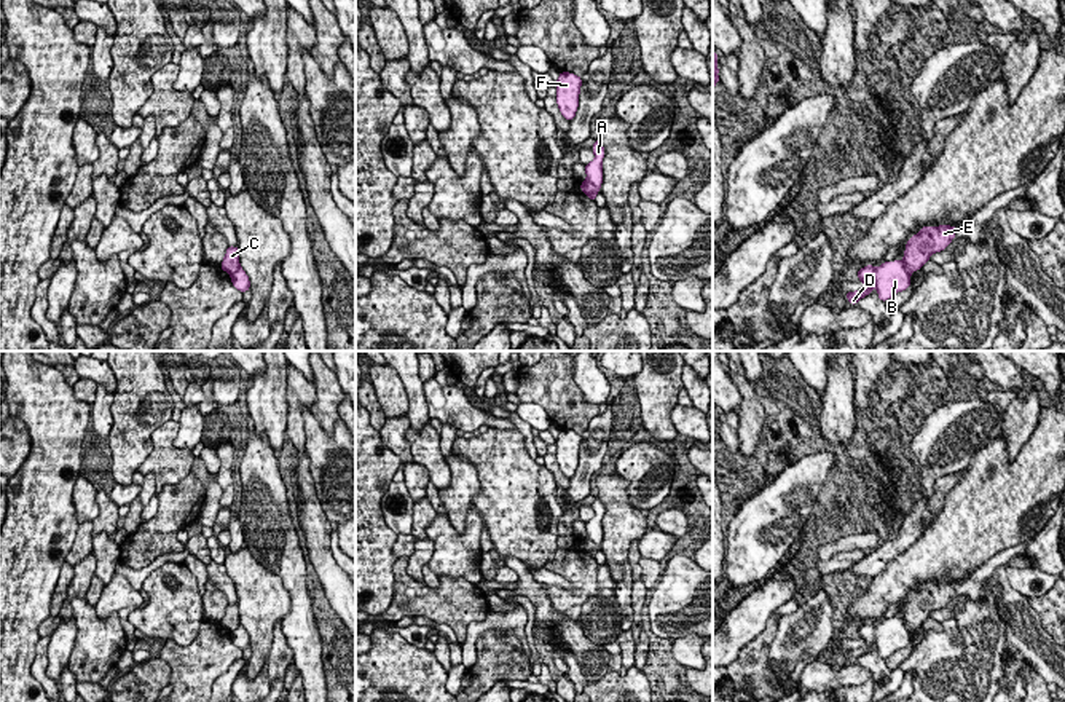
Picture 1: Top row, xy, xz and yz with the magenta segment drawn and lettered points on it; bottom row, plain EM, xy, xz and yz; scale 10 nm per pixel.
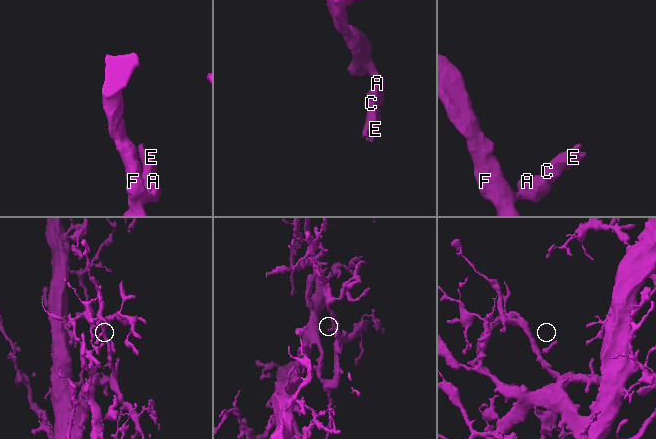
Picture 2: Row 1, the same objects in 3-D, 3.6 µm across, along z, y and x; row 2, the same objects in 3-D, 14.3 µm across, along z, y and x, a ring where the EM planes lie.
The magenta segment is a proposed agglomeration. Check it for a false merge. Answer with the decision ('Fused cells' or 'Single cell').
Fused cells

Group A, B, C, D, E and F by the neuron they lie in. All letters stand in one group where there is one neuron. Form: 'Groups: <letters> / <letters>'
Groups: A B D F / C E

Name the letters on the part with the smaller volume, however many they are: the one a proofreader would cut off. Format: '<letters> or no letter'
C, E

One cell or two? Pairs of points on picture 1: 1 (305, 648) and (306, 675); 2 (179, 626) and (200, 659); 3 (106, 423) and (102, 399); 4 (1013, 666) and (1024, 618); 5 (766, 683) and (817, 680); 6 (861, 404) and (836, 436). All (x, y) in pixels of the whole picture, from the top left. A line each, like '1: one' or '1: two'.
1: one
2: two
3: one
4: two
5: two
6: two

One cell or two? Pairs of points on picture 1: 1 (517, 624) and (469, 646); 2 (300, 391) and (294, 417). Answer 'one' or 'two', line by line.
1: one
2: one

